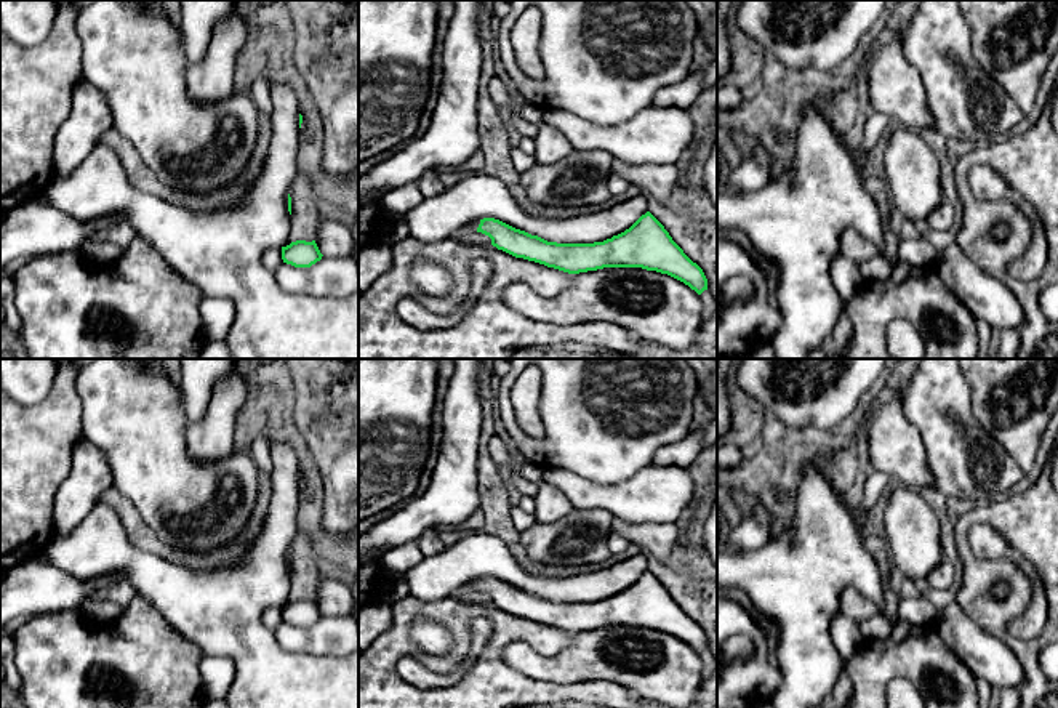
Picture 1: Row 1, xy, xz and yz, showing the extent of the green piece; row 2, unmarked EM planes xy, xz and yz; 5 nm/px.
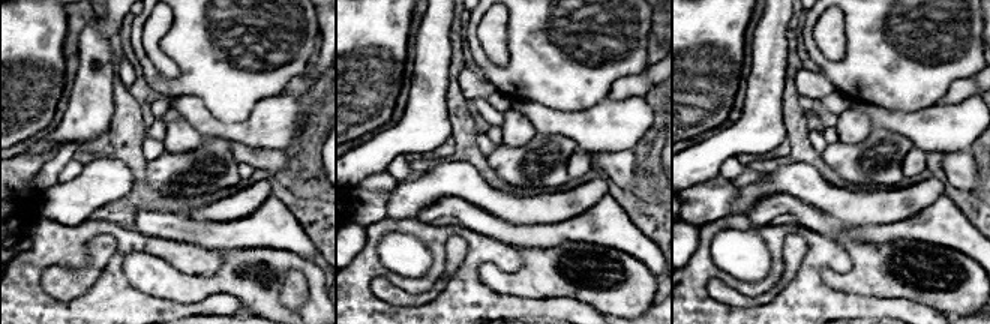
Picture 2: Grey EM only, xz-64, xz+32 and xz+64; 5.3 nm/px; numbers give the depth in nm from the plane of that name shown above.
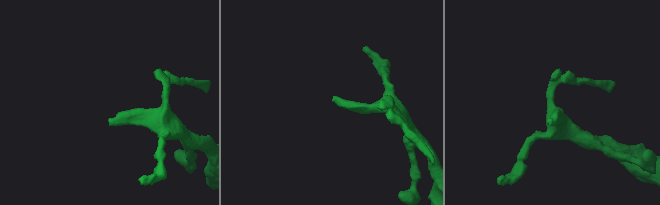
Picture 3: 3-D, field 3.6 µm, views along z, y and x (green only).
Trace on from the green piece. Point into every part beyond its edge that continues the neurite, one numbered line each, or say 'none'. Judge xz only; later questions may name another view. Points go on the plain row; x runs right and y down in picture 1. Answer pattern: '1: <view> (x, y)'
1: xz (458, 593)

